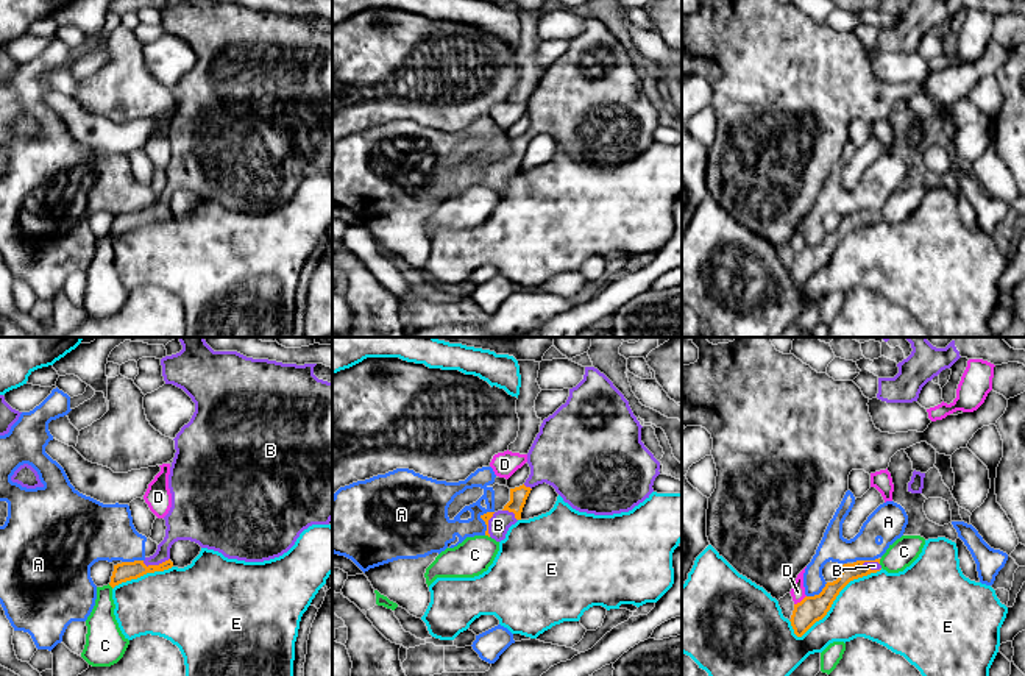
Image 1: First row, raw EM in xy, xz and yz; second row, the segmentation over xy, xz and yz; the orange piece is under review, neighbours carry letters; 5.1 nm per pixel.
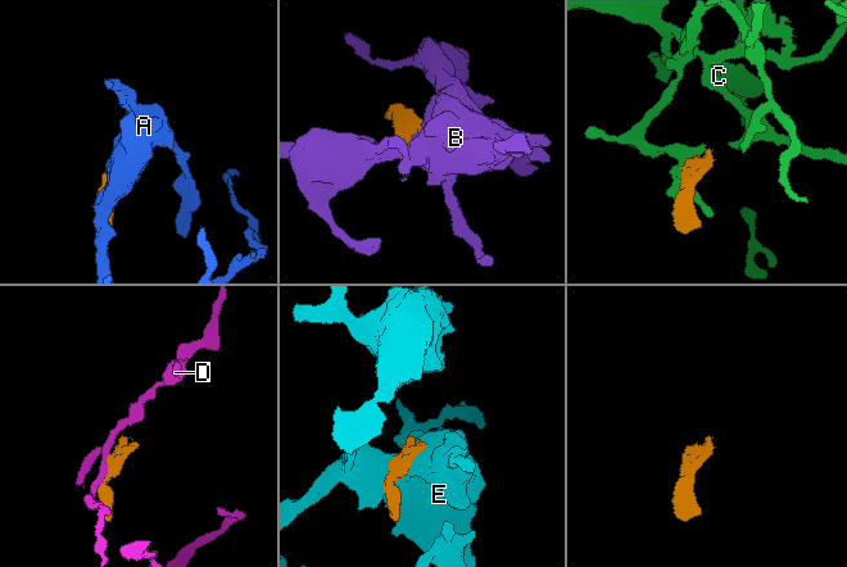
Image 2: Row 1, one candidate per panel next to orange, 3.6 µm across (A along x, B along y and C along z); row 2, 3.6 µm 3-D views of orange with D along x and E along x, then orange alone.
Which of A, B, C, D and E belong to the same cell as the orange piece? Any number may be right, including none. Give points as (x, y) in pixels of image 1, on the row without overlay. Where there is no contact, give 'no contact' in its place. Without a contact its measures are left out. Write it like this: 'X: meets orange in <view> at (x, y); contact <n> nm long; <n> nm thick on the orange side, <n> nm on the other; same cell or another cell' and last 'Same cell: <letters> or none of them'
A: meets orange in yz at (865, 211); contact 130 nm long; 90 nm thick on the orange side, 190 nm on the other; another cell
B: meets orange in xy at (155, 216); contact 150 nm long; 100 nm thick on the orange side, 160 nm on the other; same cell
C: meets orange in xy at (111, 236); contact 40 nm long; 100 nm thick on the orange side, 170 nm on the other; another cell
D: meets orange in yz at (801, 252); contact 80 nm long; 140 nm thick on the orange side, 80 nm on the other; another cell
E: meets orange in yz at (835, 249); contact 550 nm long; 140 nm thick on the orange side, 360 nm on the other; another cell
Same cell: B

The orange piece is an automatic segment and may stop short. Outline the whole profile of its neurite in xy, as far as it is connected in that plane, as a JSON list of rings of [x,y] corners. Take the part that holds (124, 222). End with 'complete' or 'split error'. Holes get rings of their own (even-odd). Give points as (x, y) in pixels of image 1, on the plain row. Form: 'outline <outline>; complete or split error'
outline [[[181,0],[176,5],[161,9],[162,27],[165,34],[173,34],[183,39],[195,53],[195,62],[187,75],[181,78],[175,91],[175,108],[168,125],[168,139],[172,144],[172,158],[164,167],[165,187],[158,195],[153,206],[144,211],[122,212],[114,215],[109,236],[115,236],[137,229],[147,223],[164,222],[173,217],[170,211],[170,198],[178,190],[190,190],[201,198],[222,203],[228,209],[245,212],[264,212],[287,203],[300,187],[300,184],[312,175],[329,175],[332,170],[332,33],[318,30],[314,25],[317,14],[282,14],[268,9],[246,8],[237,2],[214,2],[214,0]]]; split error

